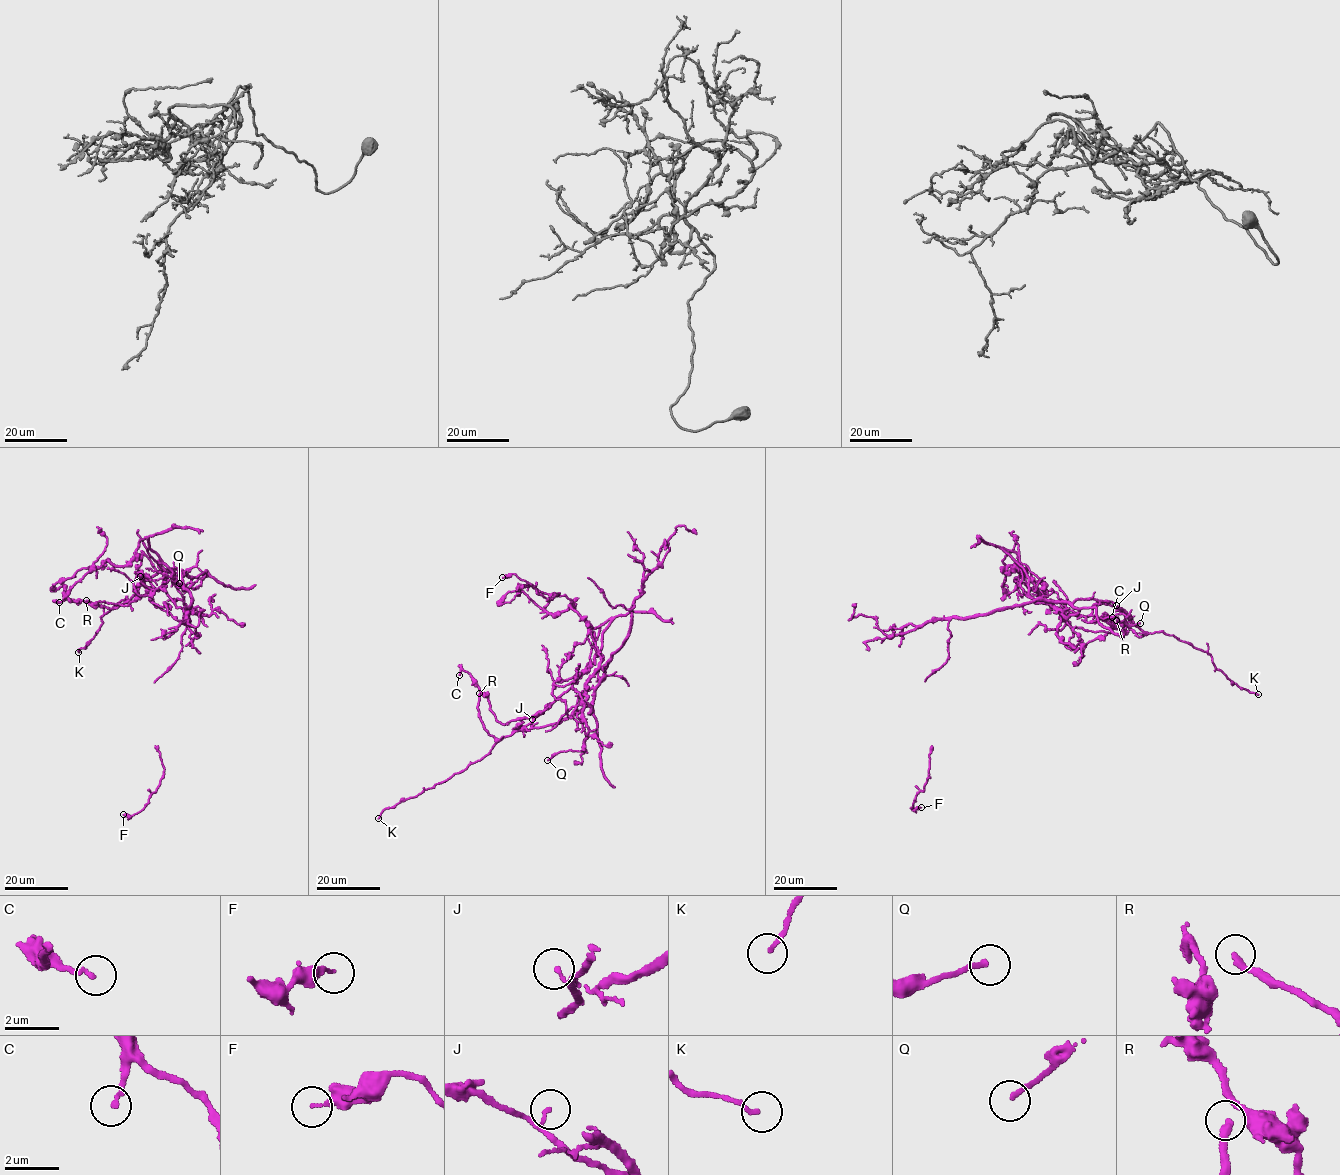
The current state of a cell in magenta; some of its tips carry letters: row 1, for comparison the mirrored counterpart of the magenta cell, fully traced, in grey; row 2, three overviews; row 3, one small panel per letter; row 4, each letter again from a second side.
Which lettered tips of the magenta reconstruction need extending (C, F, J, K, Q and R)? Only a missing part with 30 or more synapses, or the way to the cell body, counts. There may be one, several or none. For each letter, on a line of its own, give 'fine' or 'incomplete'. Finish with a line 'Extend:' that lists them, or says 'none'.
C: fine
F: fine
J: fine
K: fine
Q: fine
R: incomplete
Extend: R

